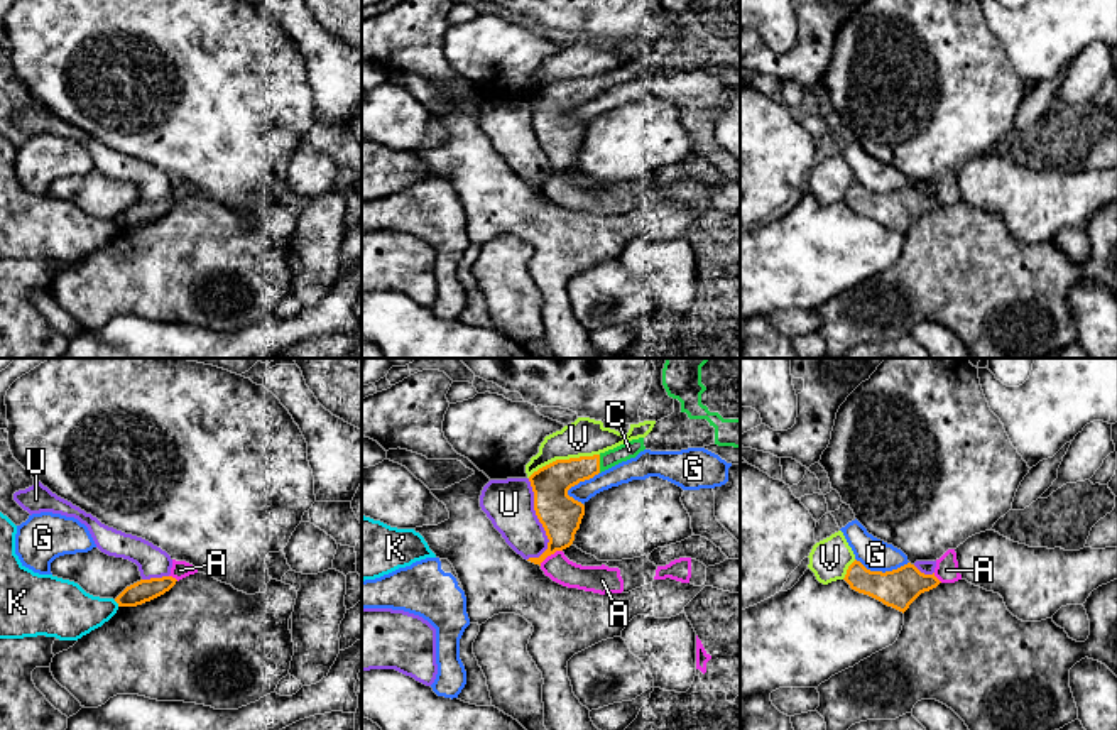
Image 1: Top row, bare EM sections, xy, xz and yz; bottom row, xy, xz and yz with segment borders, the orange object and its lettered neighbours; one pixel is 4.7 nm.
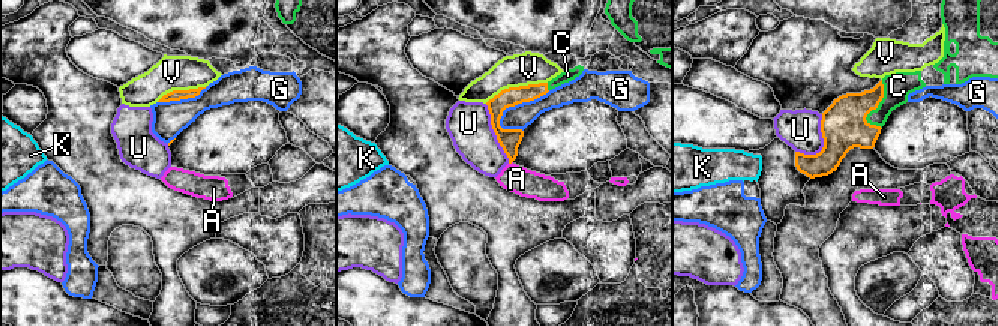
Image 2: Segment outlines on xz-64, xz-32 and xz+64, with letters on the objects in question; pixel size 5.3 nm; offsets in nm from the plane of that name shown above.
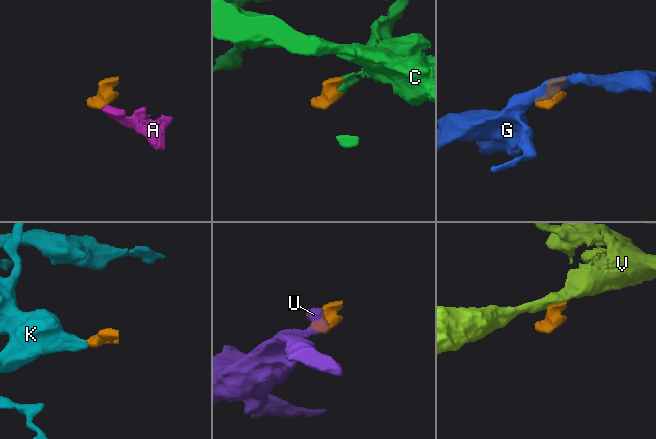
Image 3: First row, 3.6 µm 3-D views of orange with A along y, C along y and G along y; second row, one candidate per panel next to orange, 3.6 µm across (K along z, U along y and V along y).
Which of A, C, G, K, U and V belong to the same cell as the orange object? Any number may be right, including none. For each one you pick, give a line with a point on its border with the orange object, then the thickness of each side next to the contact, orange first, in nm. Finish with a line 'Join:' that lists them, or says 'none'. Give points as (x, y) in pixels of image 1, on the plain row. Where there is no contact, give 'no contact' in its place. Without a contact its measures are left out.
C: contact xz (599, 85); calibres 170 and 80 nm
Join: C

